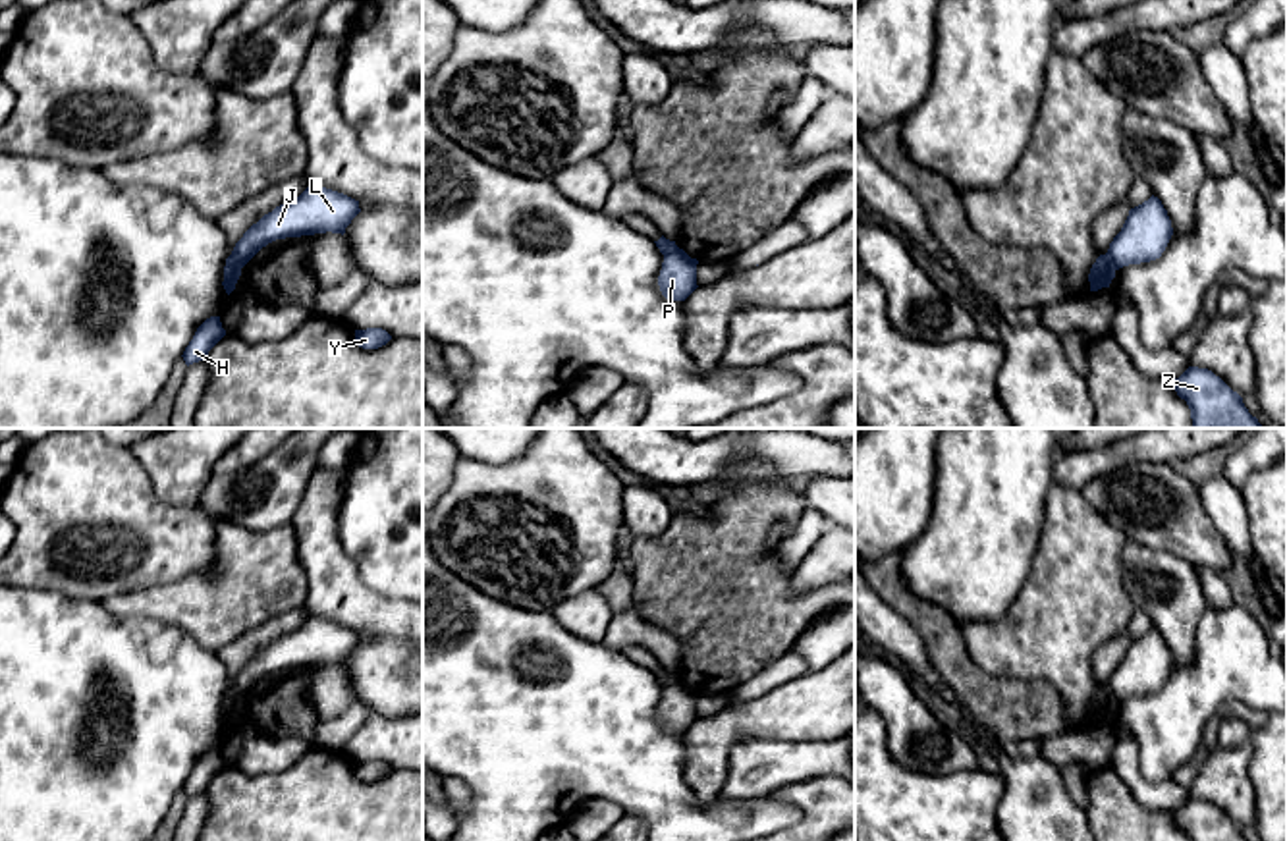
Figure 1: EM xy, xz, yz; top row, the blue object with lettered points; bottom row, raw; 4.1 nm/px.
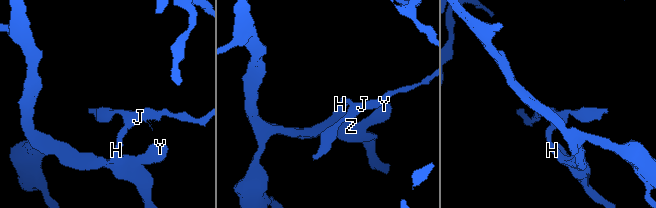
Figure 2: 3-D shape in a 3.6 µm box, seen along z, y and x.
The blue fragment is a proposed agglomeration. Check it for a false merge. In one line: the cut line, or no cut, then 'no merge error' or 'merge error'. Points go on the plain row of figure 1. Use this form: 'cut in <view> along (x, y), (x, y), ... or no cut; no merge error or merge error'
cut in yz along (1106, 685), (1116, 701); merge error

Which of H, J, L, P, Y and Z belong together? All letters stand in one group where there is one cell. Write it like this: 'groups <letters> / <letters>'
groups H Y Z / J L P

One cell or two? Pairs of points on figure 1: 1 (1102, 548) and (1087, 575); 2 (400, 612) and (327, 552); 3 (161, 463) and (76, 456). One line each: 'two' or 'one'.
1: one
2: one
3: two

